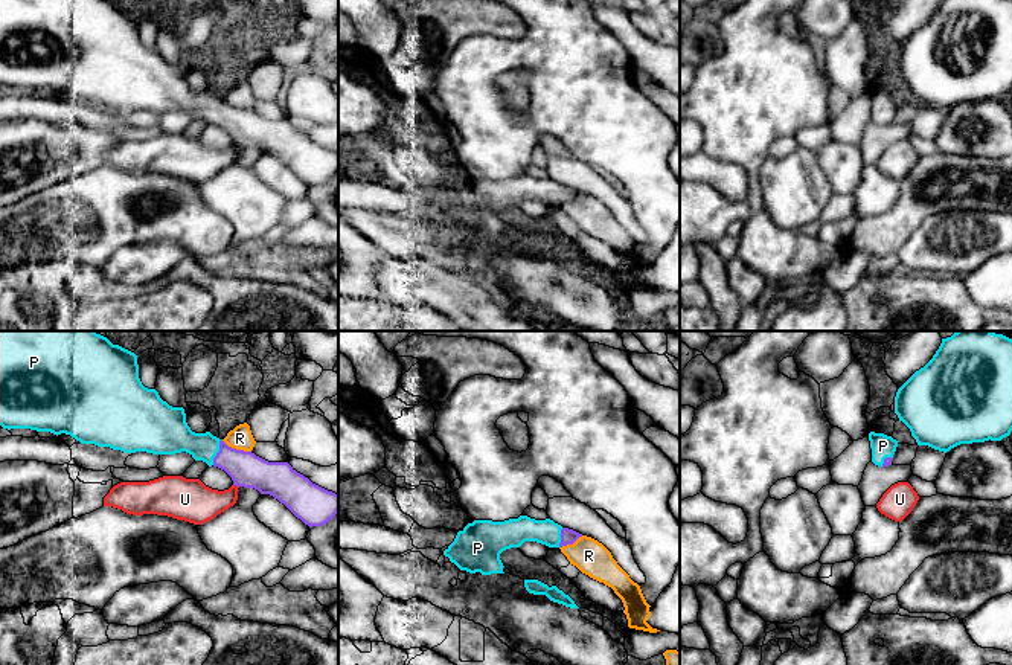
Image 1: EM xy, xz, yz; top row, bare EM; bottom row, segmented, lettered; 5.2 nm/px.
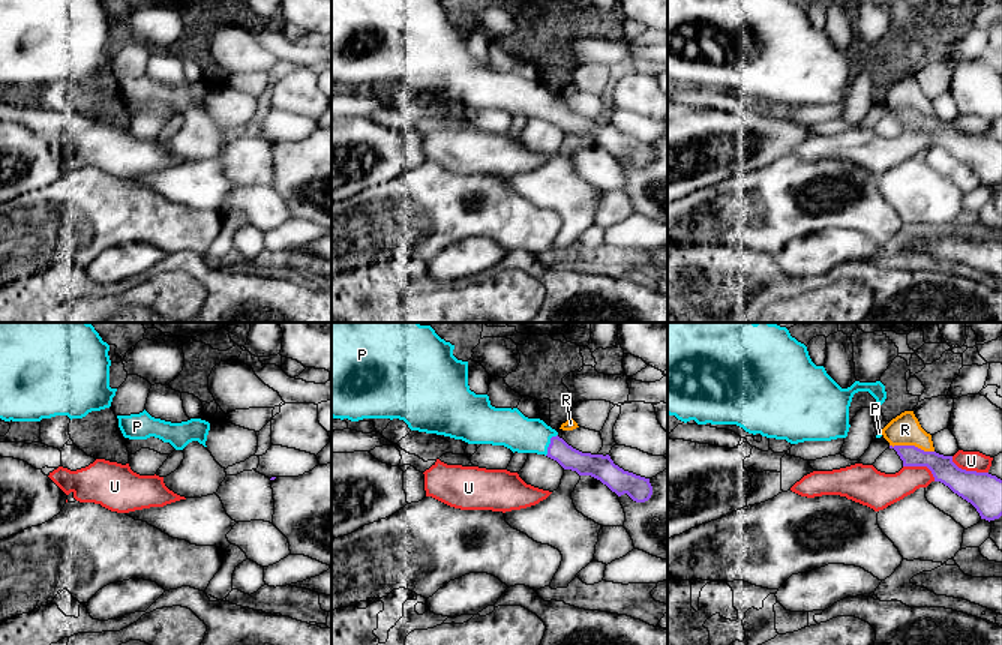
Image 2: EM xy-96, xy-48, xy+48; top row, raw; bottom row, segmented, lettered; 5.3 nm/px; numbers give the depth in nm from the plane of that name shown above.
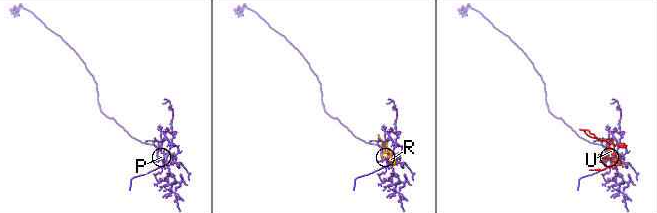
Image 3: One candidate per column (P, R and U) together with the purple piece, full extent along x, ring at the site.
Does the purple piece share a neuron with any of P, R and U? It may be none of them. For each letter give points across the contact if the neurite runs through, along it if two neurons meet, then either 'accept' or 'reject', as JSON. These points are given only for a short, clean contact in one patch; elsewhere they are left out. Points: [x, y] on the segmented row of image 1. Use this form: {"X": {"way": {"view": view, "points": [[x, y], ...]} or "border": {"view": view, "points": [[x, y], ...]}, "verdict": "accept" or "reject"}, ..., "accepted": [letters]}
{"P": {"way": {"view": "xy", "points": [[246, 469], [218, 452], [174, 435]]}, "verdict": "accept"}, "R": {"border": {"view": "xy", "points": [[221, 440], [232, 447], [250, 452]]}, "verdict": "reject"}, "U": {"verdict": "reject"}, "accepted": ["P"]}

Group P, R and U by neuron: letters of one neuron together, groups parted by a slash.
P / R / U

